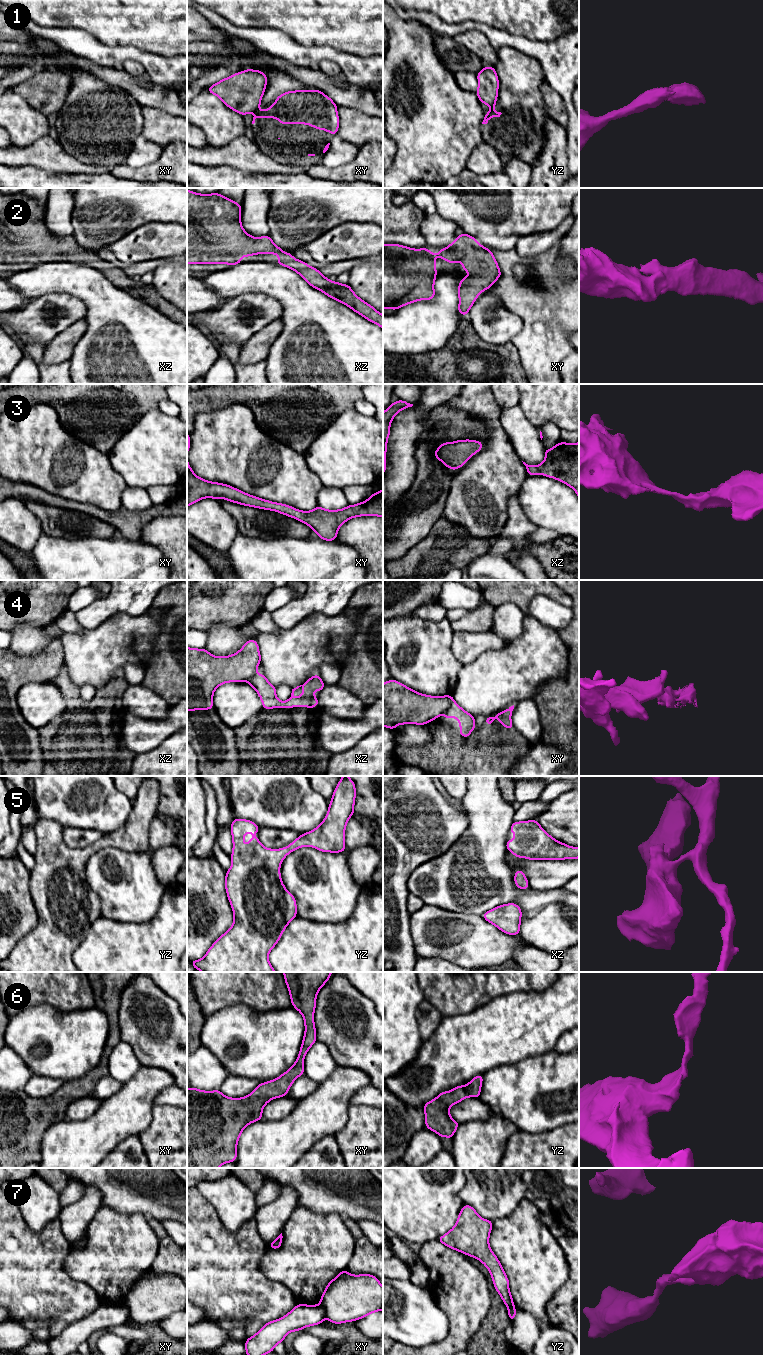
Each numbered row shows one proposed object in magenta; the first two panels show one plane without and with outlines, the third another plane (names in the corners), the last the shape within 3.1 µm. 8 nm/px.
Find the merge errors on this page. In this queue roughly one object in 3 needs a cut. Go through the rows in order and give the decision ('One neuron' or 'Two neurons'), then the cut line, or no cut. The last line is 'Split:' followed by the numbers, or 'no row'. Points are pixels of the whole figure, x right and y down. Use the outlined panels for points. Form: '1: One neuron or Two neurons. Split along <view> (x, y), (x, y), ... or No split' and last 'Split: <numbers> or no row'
1: Two neurons. Split along xy (258, 107), (253, 111)
2: One neuron. No split
3: One neuron. No split
4: Two neurons. Split along xy (453, 700), (444, 713)
5: One neuron. No split
6: One neuron. No split
7: Two neurons. Split along xy (320, 1304), (326, 1317)
Split: 1, 4, 7

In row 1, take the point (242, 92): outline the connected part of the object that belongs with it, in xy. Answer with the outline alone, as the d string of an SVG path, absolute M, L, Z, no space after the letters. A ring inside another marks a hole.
M246 69L235 73L206 90L241 115L256 111L265 92L267 76L259 70Z

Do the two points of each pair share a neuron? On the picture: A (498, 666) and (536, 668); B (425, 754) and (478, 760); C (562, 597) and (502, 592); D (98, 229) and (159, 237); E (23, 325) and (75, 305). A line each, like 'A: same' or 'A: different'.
A: same
B: same
C: same
D: different
E: same

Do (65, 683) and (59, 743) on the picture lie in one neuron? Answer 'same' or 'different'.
same

